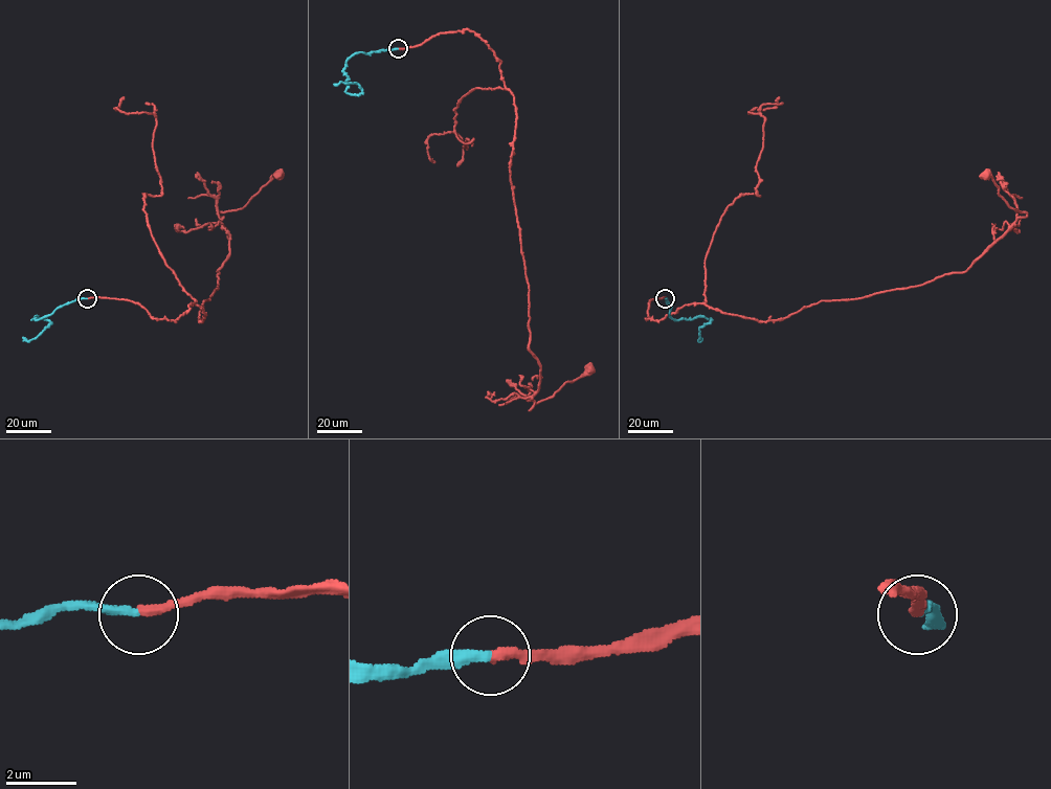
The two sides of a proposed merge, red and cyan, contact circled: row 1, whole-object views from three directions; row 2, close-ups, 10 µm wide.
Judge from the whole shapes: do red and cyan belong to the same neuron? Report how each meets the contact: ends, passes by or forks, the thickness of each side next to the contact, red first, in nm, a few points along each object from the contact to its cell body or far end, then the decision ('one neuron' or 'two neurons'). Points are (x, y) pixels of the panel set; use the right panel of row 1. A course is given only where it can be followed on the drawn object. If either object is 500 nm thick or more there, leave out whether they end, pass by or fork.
red ends there; cyan ends there; 280 nm thick on the red side, 280 nm on the other; red runs (665, 298), (650, 300), (646, 319), (702, 302), (767, 321), (964, 272), (1026, 216), (986, 174); cyan runs (665, 298), (672, 318), (711, 318), (699, 329), (700, 337); one neuron

